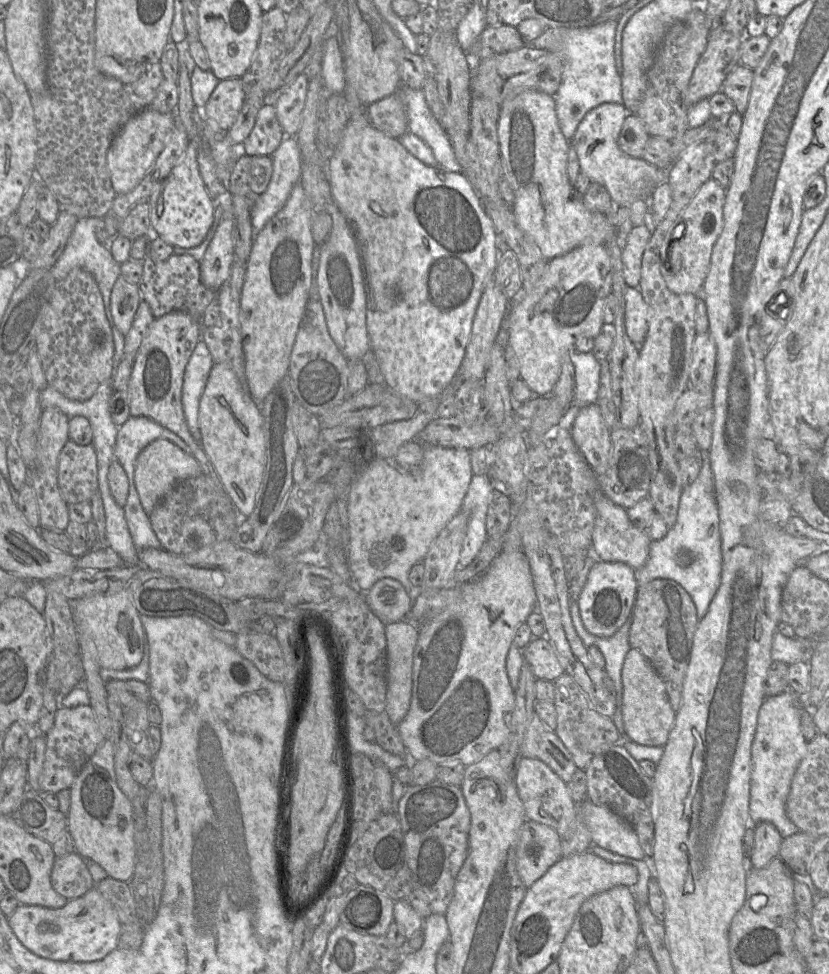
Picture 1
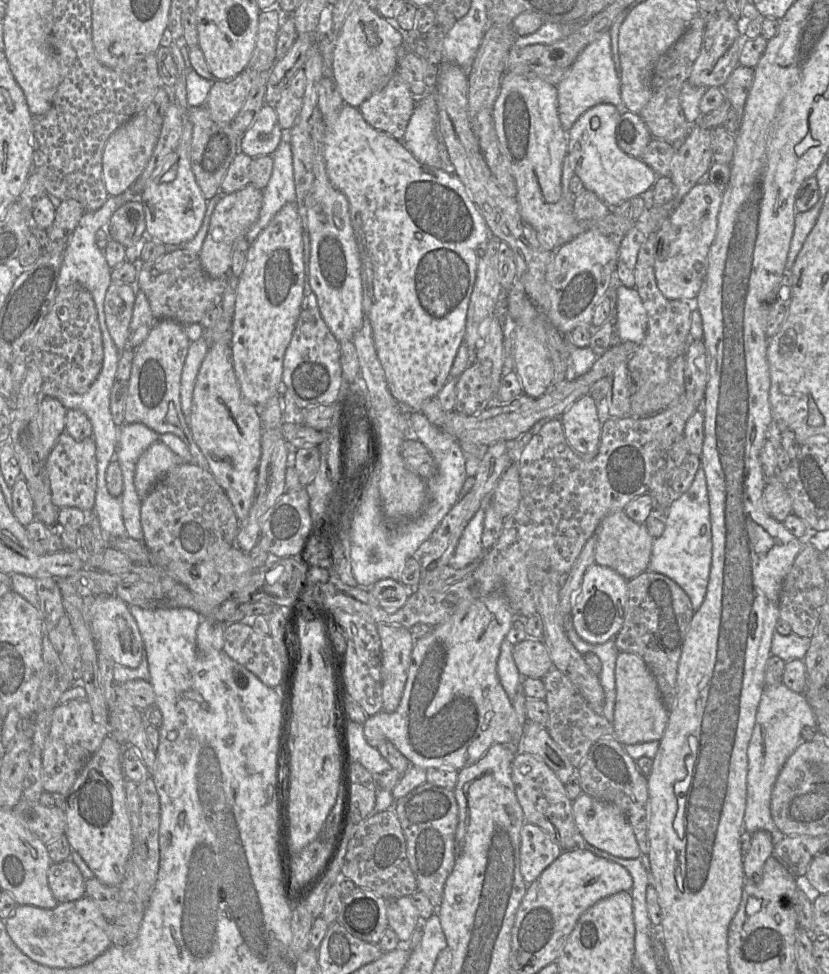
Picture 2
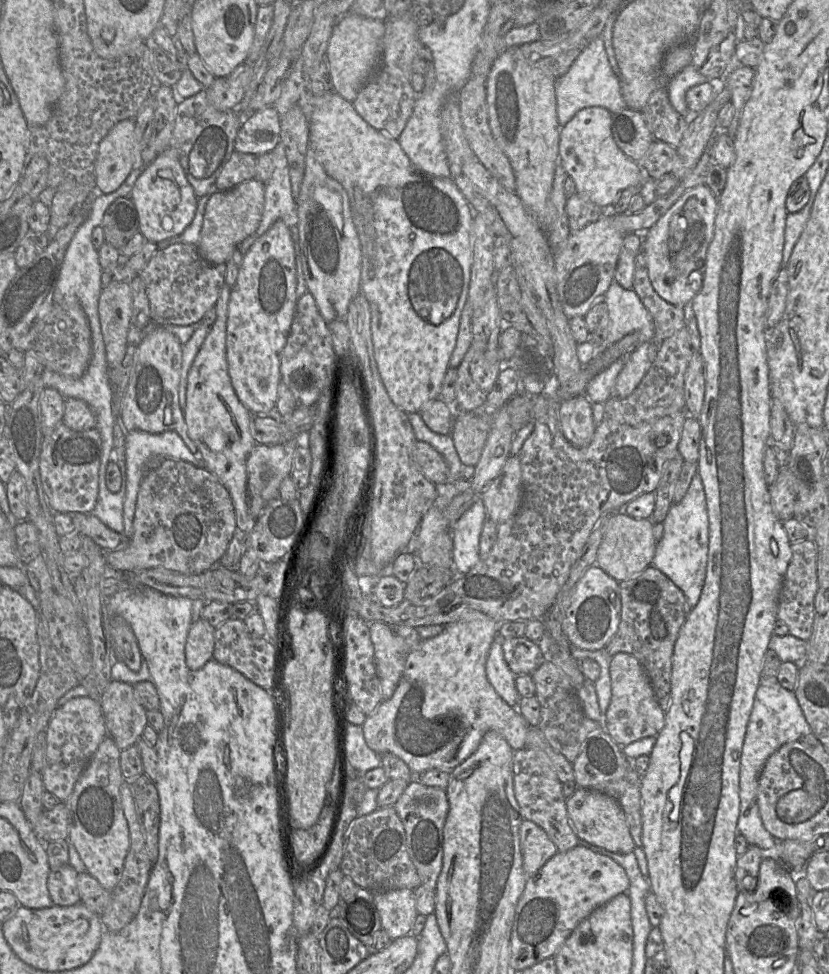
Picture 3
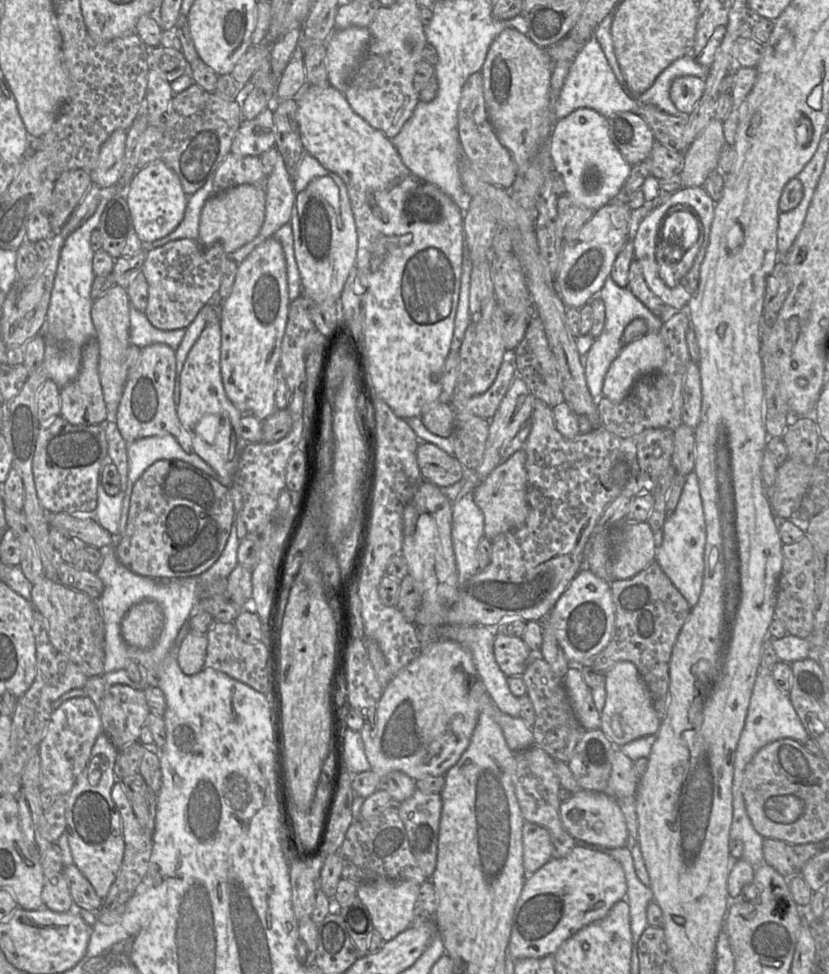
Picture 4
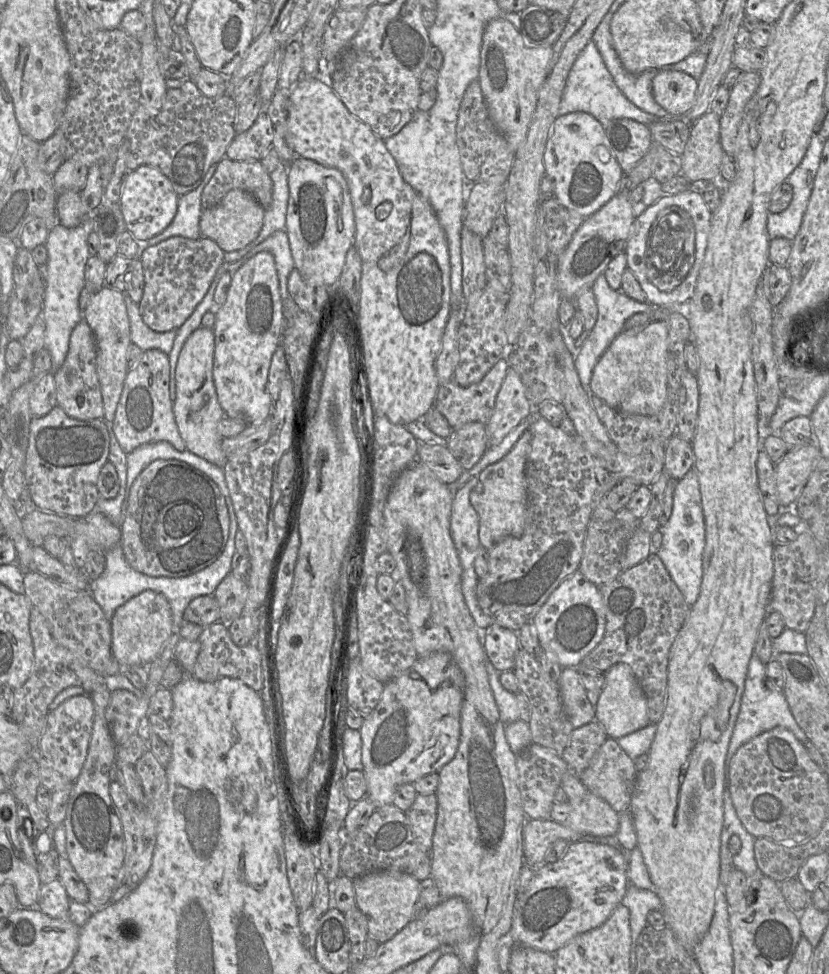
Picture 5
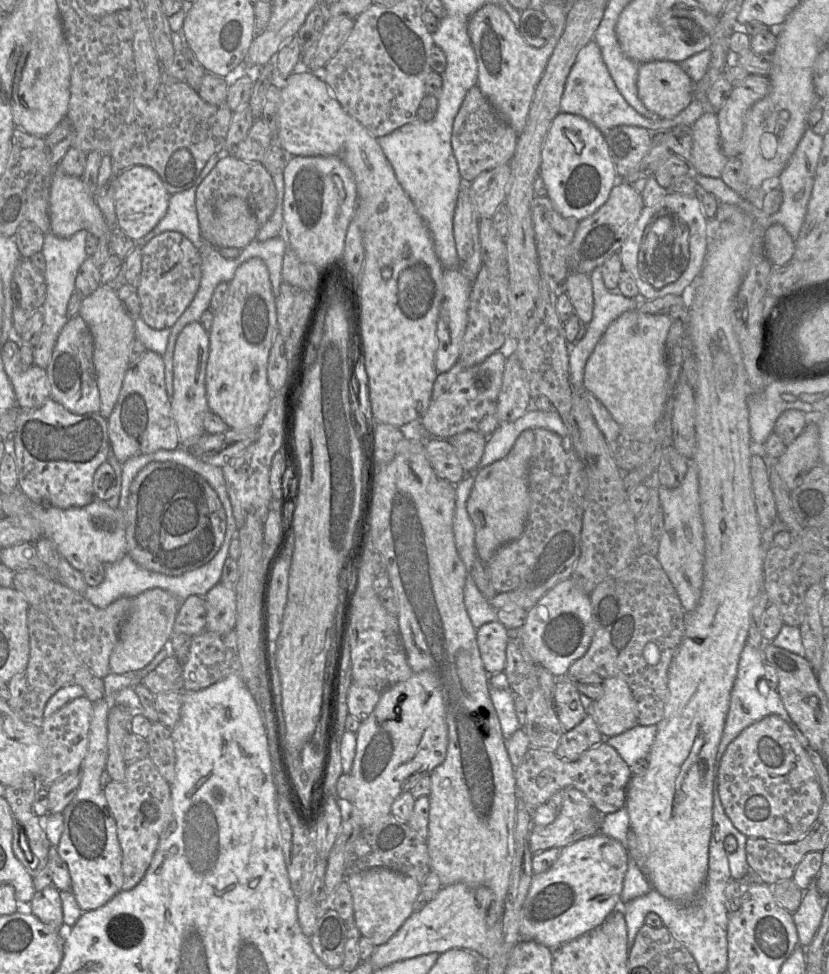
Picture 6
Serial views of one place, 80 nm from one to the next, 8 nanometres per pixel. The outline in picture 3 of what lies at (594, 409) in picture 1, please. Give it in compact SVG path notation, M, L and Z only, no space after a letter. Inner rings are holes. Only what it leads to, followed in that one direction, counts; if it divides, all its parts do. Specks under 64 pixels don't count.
M585 394L562 401L557 406L562 433L577 448L587 447L597 425L593 421L592 402Z

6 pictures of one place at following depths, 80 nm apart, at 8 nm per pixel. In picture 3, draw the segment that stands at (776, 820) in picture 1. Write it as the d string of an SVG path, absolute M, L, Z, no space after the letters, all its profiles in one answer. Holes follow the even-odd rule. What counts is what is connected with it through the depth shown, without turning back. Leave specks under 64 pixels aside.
M761 672L761 684L755 694L754 705L747 725L740 757L740 813L737 822L737 832L746 838L749 845L756 845L766 851L772 849L778 843L778 841L764 828L759 814L757 804L759 778L766 761L774 752L776 752L782 745L789 742L799 741L802 736L808 734L813 733L805 719L794 692L783 688L777 681L777 678L763 679Z

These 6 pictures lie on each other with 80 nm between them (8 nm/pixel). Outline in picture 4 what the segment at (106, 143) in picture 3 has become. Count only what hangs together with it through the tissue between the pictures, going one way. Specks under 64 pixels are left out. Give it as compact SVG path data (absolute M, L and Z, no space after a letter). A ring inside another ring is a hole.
M116 129L103 143L98 163L91 179L99 188L105 189L117 184L124 162L127 130Z

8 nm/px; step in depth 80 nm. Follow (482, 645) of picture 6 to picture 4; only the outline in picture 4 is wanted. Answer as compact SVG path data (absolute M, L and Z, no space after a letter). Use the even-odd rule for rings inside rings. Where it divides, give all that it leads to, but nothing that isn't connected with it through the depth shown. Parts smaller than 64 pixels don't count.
M498 633L493 647L495 660L507 677L522 675L534 655L523 639L517 636Z

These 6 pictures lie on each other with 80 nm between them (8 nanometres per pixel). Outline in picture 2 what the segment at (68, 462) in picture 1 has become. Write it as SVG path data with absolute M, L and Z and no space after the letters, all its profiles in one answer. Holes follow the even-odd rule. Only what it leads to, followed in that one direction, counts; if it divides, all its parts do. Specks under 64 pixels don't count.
M64 431L50 451L46 460L51 499L58 508L75 507L92 512L97 488L96 444L93 437L77 441Z

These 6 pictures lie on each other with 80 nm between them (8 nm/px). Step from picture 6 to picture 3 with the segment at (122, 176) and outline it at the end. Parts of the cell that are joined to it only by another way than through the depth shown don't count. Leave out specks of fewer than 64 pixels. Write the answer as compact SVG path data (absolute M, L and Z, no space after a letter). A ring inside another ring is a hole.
M169 148L143 167L134 183L130 198L138 213L139 232L148 242L156 244L180 235L193 221L198 202L177 152Z

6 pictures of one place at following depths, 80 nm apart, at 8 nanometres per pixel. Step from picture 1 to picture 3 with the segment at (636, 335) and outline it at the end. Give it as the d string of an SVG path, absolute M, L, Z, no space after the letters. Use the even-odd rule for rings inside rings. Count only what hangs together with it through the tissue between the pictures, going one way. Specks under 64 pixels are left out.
M613 281L603 295L610 319L606 345L612 345L633 332L640 334L640 343L653 340L652 316L633 289L625 289Z

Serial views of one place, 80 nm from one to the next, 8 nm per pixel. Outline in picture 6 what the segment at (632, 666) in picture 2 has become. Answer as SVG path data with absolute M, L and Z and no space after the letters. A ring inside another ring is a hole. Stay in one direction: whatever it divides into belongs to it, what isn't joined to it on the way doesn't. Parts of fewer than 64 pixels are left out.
M621 678L603 679L603 695L587 709L605 738L638 725L638 706L628 684Z

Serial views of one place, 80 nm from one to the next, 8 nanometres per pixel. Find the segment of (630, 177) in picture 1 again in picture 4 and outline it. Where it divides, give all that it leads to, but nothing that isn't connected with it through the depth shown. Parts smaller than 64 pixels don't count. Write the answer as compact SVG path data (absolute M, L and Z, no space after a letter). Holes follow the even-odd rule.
M590 108L577 109L556 121L548 140L548 149L554 171L565 184L565 196L594 211L616 200L632 169L610 138L608 119Z

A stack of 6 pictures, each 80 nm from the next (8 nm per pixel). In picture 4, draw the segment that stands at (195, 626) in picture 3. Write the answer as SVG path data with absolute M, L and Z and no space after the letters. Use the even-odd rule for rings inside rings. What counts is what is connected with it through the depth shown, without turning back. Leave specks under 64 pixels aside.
M189 632L177 650L177 660L186 675L194 675L204 669L208 639L206 634Z

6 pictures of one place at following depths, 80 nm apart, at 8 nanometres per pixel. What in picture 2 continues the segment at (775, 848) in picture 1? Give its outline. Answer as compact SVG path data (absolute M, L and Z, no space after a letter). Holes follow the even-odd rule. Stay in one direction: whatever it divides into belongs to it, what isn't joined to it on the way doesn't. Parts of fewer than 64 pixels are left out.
M765 830L753 833L748 853L743 857L743 871L746 878L756 883L761 881L761 874L766 860L772 856L774 844L771 834Z

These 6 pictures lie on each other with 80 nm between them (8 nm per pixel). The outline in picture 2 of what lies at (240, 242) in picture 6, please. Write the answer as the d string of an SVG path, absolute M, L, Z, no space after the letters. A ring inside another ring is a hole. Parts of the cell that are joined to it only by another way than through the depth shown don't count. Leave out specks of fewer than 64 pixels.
M252 184L238 191L221 195L212 213L209 229L199 253L201 265L210 277L222 278L230 275L234 243L238 238L246 237L251 226L258 219L262 201L262 190Z

